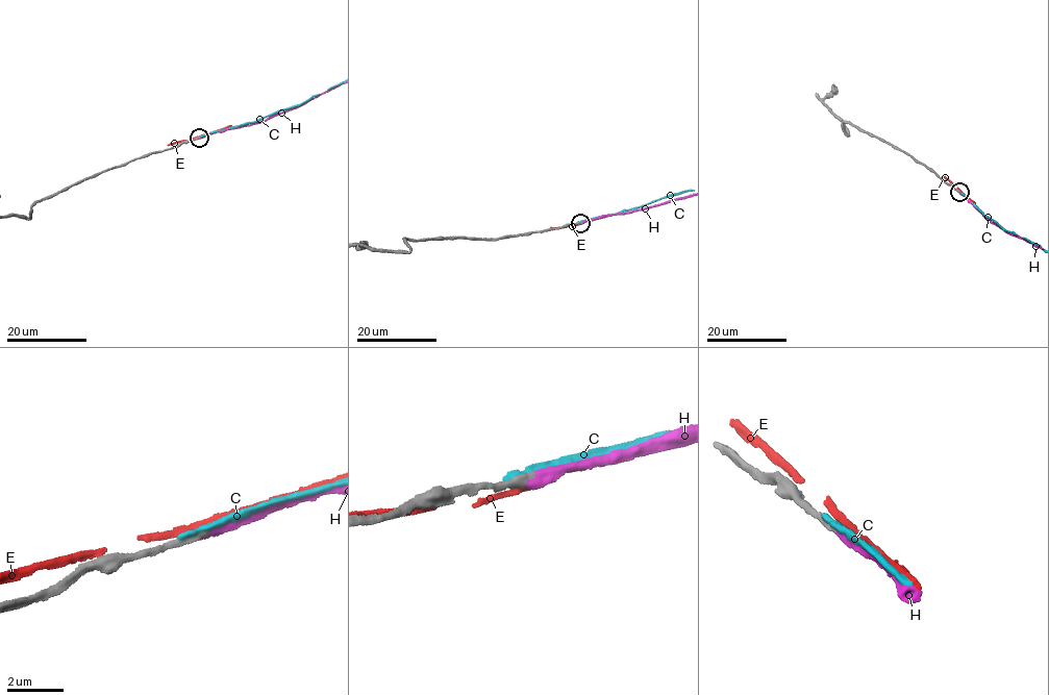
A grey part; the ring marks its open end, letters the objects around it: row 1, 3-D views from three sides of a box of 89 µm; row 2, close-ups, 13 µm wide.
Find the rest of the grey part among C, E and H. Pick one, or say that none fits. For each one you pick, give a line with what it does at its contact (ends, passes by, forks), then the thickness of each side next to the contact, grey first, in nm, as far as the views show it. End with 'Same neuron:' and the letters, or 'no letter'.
H: It ends there. Thickness 320 nm (grey) against 400 nm
Same neuron: H

